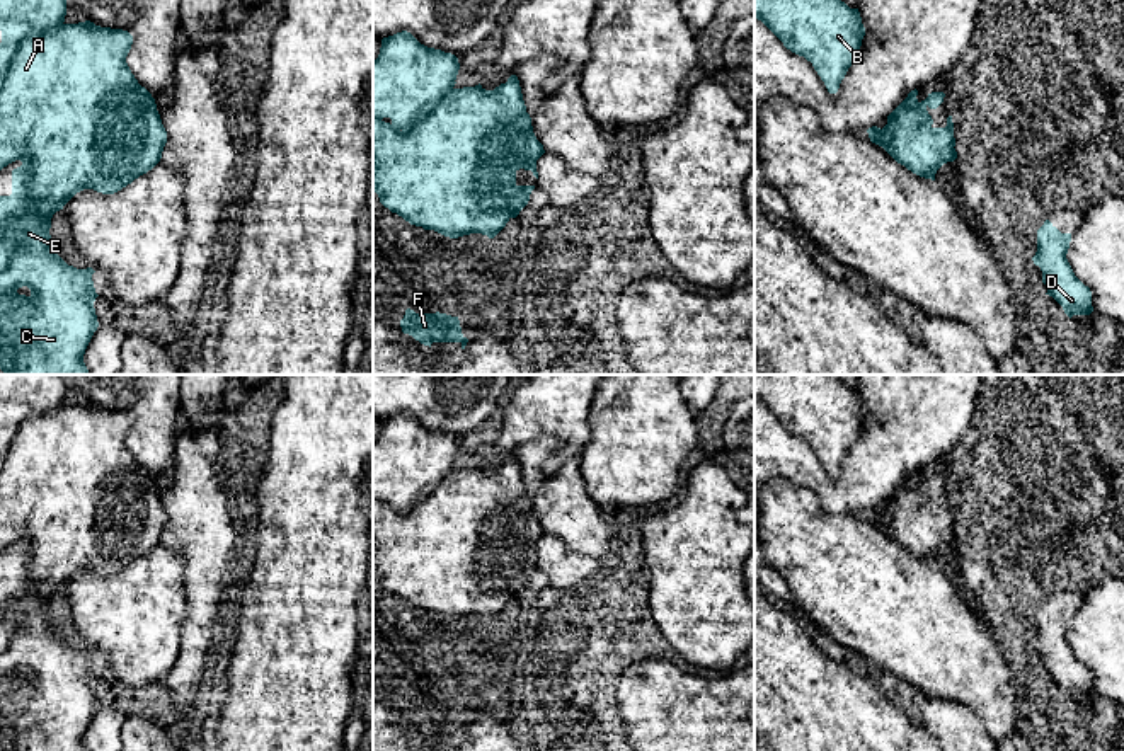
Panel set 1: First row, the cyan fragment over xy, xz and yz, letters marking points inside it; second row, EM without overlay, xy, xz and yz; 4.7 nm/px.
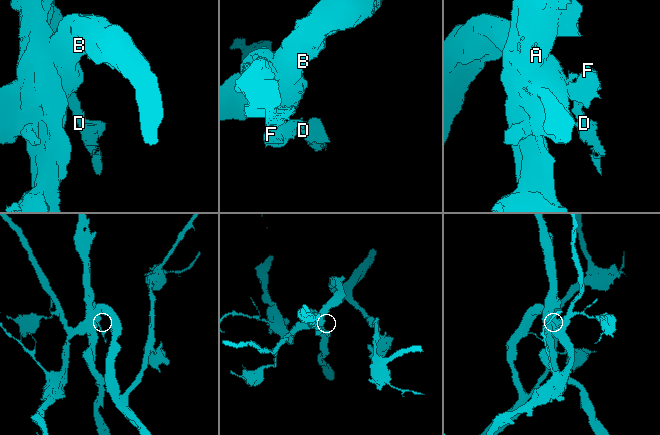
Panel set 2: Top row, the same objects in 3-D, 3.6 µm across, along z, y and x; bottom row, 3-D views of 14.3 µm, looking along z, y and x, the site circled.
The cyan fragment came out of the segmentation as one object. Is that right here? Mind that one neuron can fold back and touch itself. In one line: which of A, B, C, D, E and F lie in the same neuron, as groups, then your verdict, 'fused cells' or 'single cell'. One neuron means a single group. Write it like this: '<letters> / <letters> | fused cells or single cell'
A B D F / C E | fused cells

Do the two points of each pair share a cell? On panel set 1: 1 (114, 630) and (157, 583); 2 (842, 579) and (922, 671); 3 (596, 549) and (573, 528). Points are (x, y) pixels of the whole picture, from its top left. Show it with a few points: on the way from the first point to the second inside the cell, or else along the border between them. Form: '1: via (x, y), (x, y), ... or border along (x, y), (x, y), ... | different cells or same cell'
1: via (126, 619), (150, 595) | same cell
2: via (864, 601), (911, 649) | same cell
3: via (591, 544), (578, 530) | same cell

